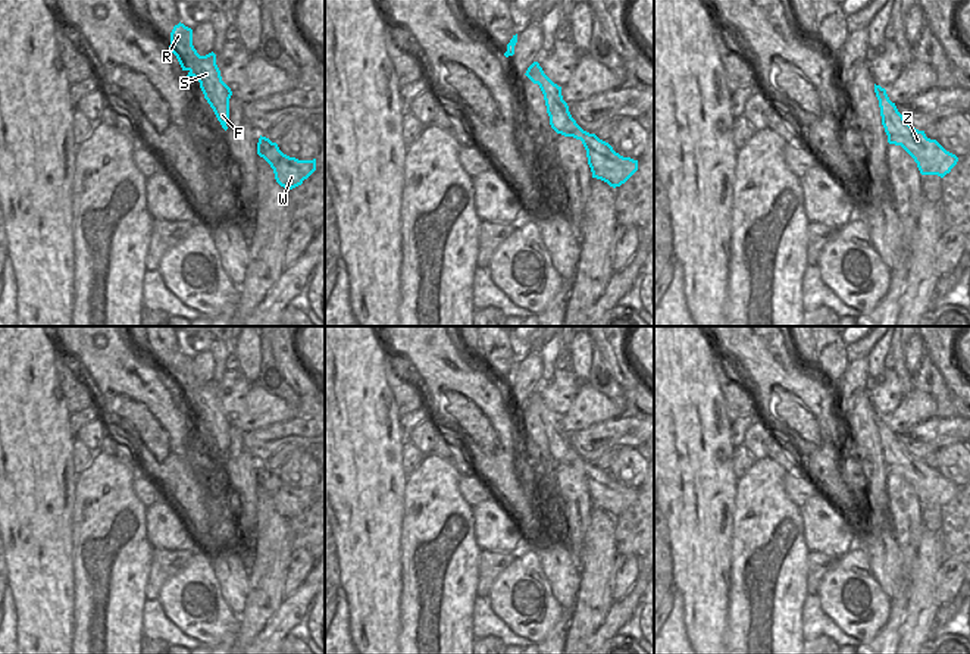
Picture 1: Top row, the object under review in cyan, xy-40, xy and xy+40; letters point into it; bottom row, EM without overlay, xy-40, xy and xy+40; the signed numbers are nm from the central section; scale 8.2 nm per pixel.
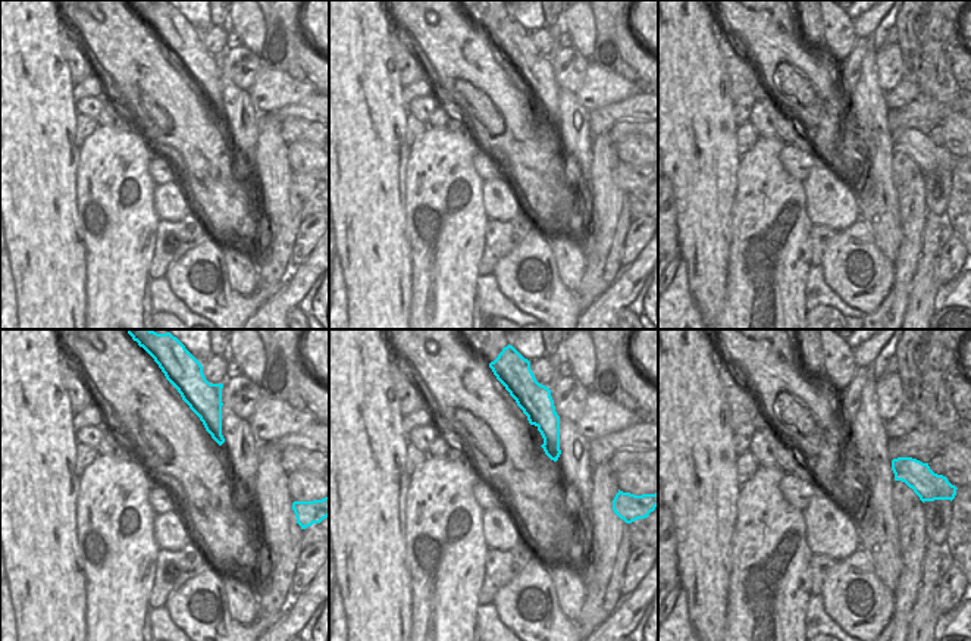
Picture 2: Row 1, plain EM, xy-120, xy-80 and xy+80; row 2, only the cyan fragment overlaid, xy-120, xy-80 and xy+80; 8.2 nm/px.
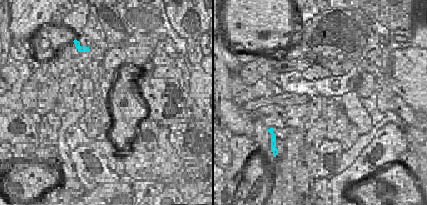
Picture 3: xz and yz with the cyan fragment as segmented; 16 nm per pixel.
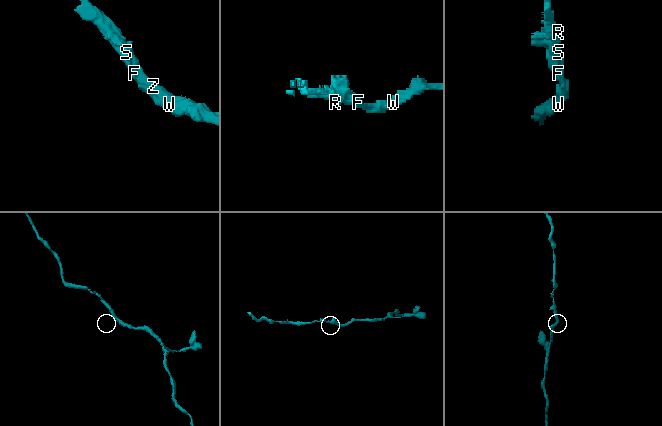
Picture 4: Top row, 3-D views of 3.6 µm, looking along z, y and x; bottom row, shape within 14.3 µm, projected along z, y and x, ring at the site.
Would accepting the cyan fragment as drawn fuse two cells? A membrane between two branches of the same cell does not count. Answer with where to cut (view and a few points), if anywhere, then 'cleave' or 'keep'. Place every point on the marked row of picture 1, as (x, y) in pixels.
cut none; keep

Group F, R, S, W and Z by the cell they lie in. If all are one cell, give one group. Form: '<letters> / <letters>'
F R S W Z

